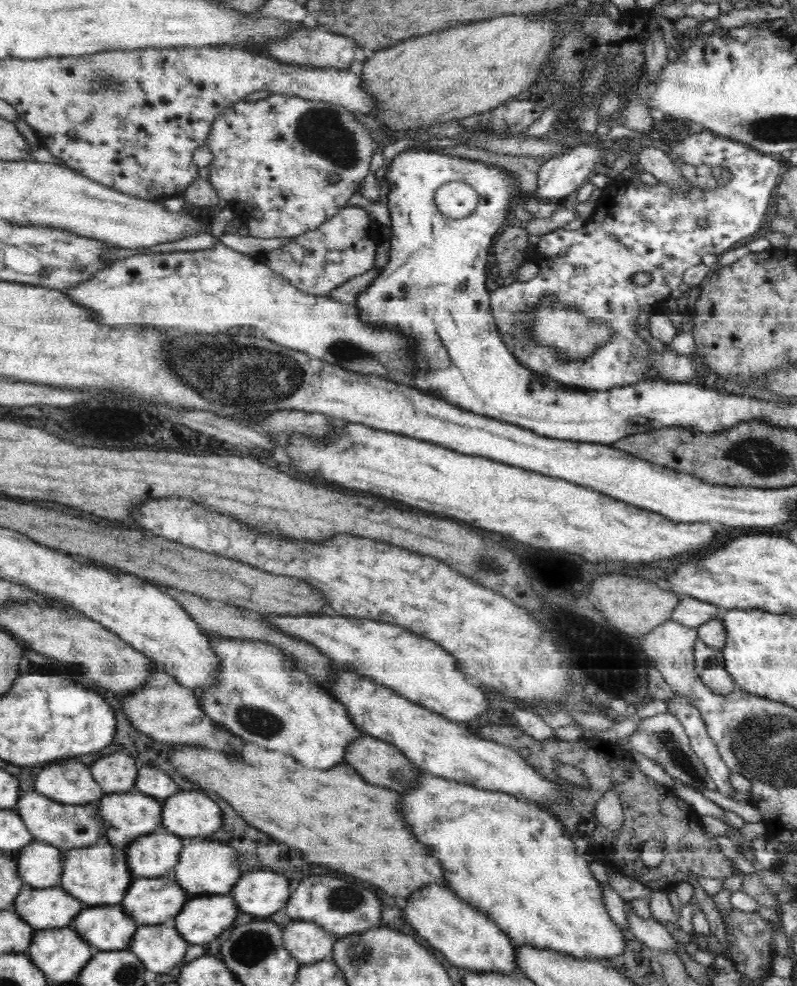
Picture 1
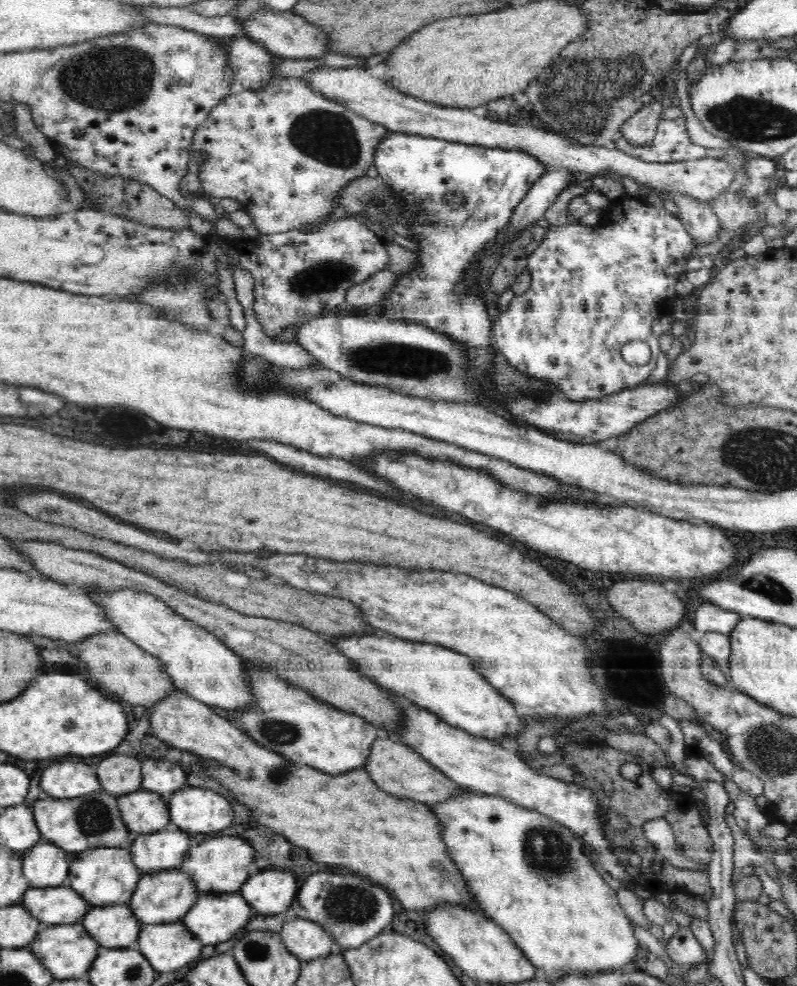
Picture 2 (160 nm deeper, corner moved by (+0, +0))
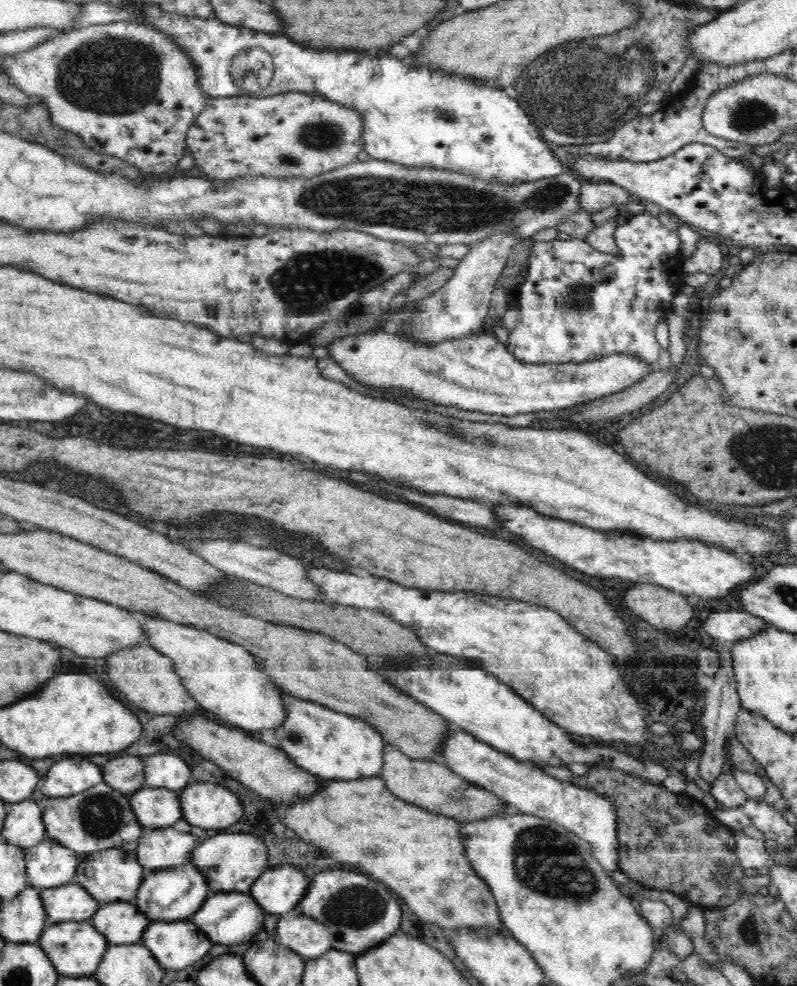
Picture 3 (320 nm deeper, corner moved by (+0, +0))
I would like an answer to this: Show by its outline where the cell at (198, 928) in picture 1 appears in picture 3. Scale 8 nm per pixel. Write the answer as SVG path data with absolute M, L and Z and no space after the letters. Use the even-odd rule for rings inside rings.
M228 892L228 894L216 894L204 902L204 906L192 916L192 922L212 940L218 944L238 944L248 942L248 938L254 938L262 924L264 924L264 910L250 896L250 893Z

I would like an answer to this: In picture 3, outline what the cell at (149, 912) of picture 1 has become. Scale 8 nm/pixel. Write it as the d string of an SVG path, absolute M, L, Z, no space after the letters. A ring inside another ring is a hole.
M190 862L174 870L166 868L148 871L136 894L136 904L140 912L144 912L152 920L184 920L192 916L200 908L200 904L204 904L208 892L210 890L204 876L198 872L198 867Z

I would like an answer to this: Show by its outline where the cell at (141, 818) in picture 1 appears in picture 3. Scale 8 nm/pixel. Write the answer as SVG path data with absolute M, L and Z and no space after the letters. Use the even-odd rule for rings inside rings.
M140 788L130 798L138 823L146 830L165 829L182 819L176 792L166 788Z

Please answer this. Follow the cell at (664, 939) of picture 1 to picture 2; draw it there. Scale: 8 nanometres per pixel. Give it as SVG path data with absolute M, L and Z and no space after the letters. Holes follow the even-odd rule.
M678 927L665 950L670 959L679 965L698 967L708 963L707 954L690 927Z

